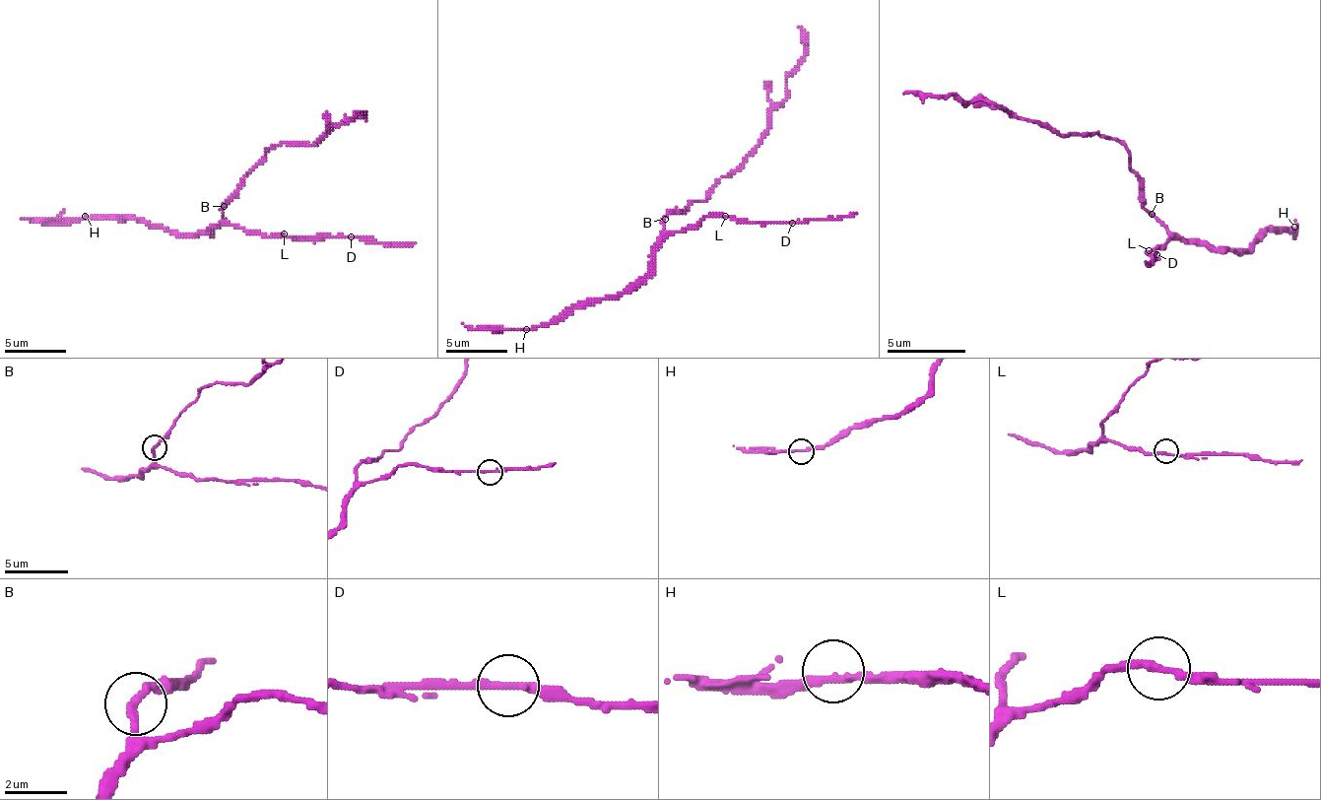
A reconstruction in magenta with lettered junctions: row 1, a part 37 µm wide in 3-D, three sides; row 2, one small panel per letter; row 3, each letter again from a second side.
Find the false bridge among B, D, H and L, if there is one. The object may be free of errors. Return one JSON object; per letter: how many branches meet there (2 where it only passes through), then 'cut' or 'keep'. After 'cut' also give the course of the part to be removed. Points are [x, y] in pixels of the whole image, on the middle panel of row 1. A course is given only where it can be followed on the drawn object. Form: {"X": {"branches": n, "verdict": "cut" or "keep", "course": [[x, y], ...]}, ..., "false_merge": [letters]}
{"B": {"branches": 2, "verdict": "keep"}, "D": {"branches": 2, "verdict": "keep"}, "H": {"branches": 2, "verdict": "keep"}, "L": {"branches": 2, "verdict": "keep"}, "false_merge": []}

